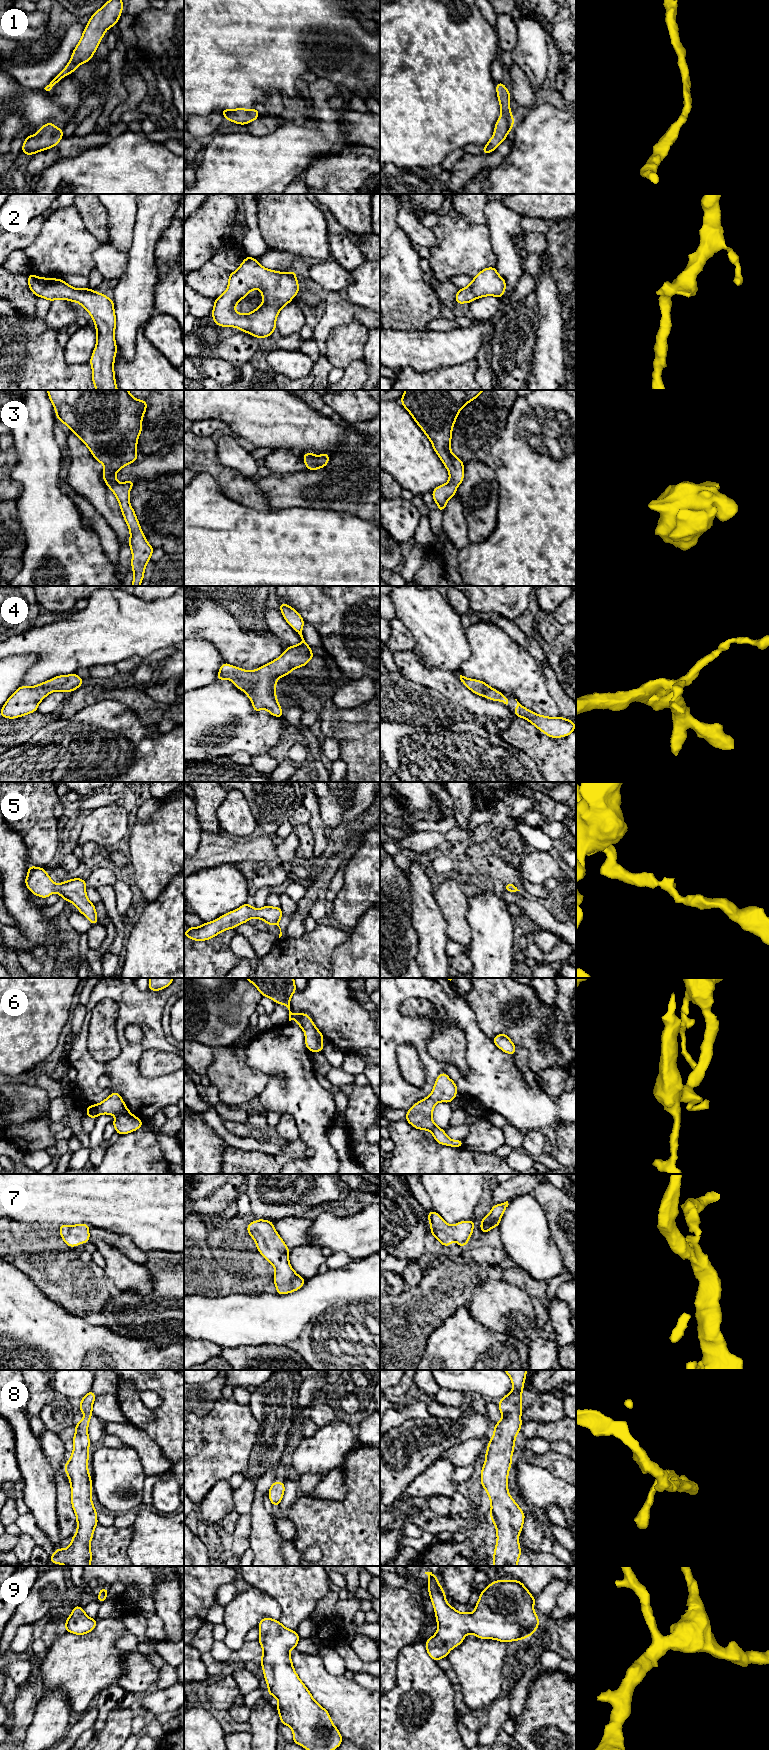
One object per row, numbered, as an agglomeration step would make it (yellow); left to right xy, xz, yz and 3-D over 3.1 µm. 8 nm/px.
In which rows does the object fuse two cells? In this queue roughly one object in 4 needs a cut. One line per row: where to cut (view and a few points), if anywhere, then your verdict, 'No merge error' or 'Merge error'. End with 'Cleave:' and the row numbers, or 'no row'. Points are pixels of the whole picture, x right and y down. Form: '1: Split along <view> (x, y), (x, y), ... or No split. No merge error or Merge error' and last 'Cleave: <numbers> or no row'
1: No split. No merge error
2: No split. No merge error
3: No split. No merge error
4: No split. No merge error
5: No split. No merge error
6: No split. No merge error
7: No split. No merge error
8: No split. No merge error
9: No split. No merge error
Cleave: no row

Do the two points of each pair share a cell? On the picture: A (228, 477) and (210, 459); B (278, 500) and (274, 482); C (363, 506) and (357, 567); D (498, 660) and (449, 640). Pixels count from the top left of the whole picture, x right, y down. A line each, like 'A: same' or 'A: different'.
A: same
B: same
C: different
D: different

